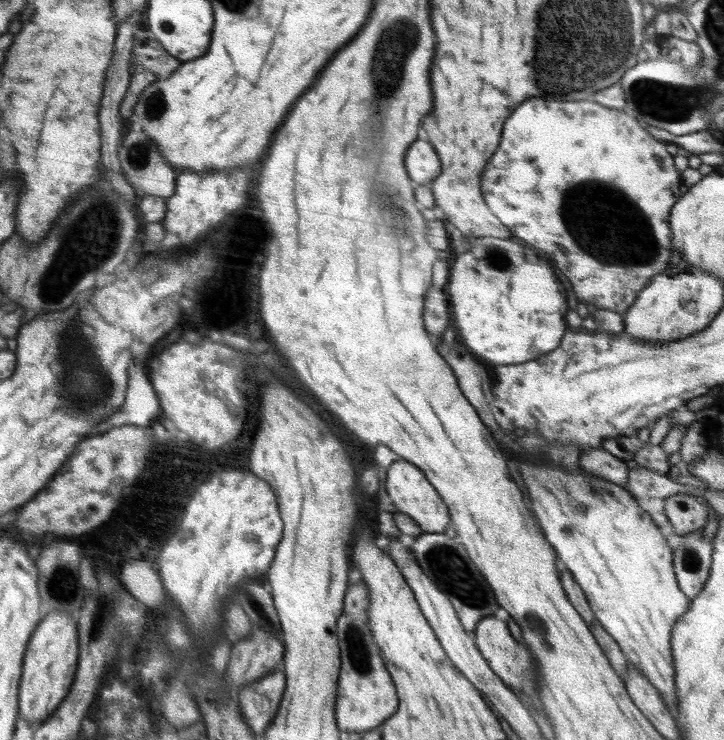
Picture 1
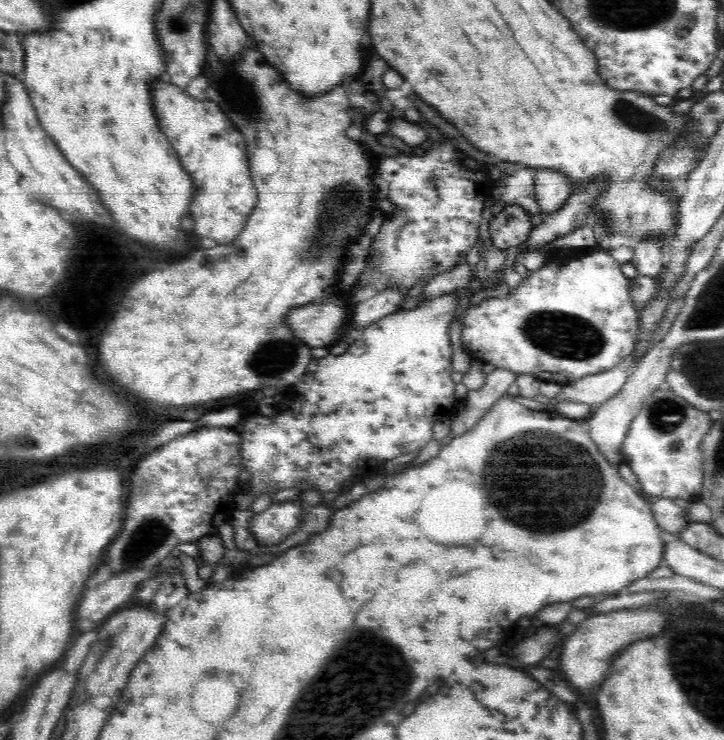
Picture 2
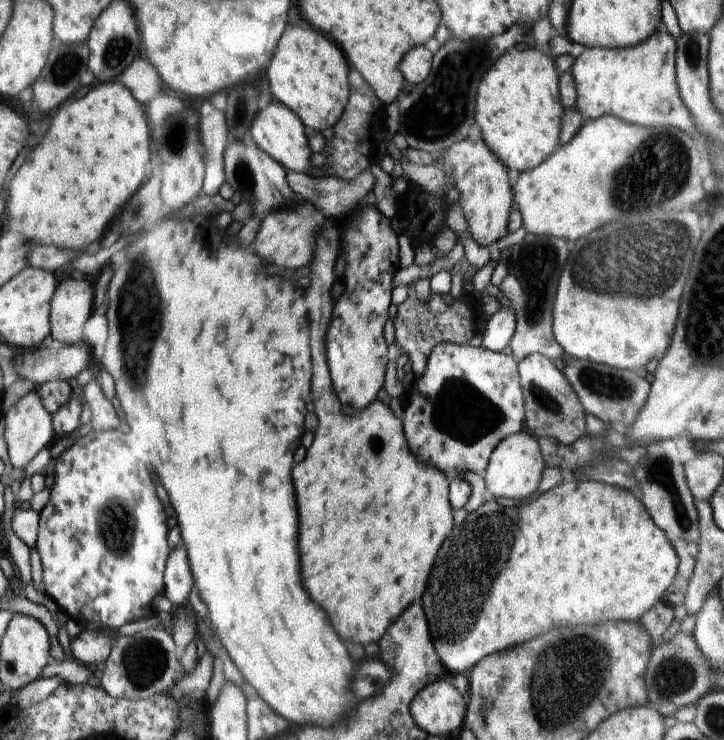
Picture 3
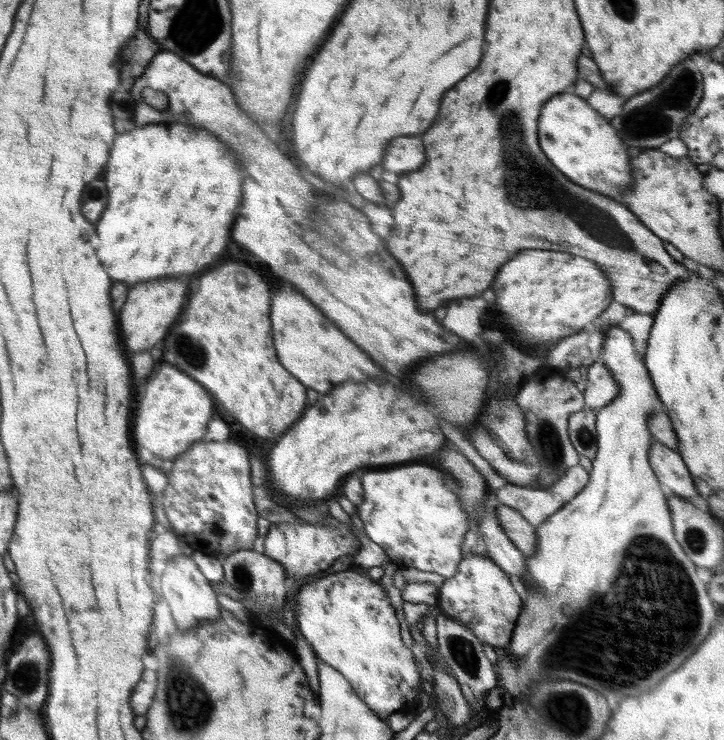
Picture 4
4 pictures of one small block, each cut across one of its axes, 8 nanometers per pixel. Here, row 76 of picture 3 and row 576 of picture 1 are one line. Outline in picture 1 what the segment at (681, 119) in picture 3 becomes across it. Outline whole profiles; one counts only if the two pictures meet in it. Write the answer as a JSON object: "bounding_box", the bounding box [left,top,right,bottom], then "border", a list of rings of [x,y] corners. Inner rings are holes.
{"bounding_box":[518,458,691,716],"border":[[[538,458],[534,462],[519,461],[518,470],[528,490],[531,510],[545,539],[581,586],[597,622],[618,644],[621,652],[628,658],[629,666],[636,668],[657,688],[664,706],[676,716],[676,668],[673,665],[670,639],[676,621],[689,609],[691,601],[679,589],[669,539],[658,530],[651,516],[639,508],[636,498],[621,486],[596,477],[591,479],[582,470],[576,474],[567,473],[544,458]]]}

